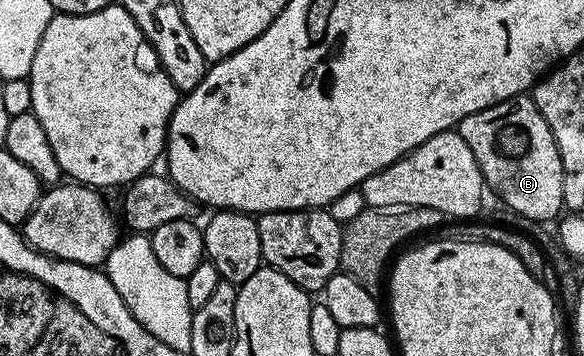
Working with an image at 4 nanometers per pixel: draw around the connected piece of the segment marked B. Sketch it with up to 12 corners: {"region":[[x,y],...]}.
{"region":[[530,95],[457,130],[516,217],[564,211],[561,154]]}

